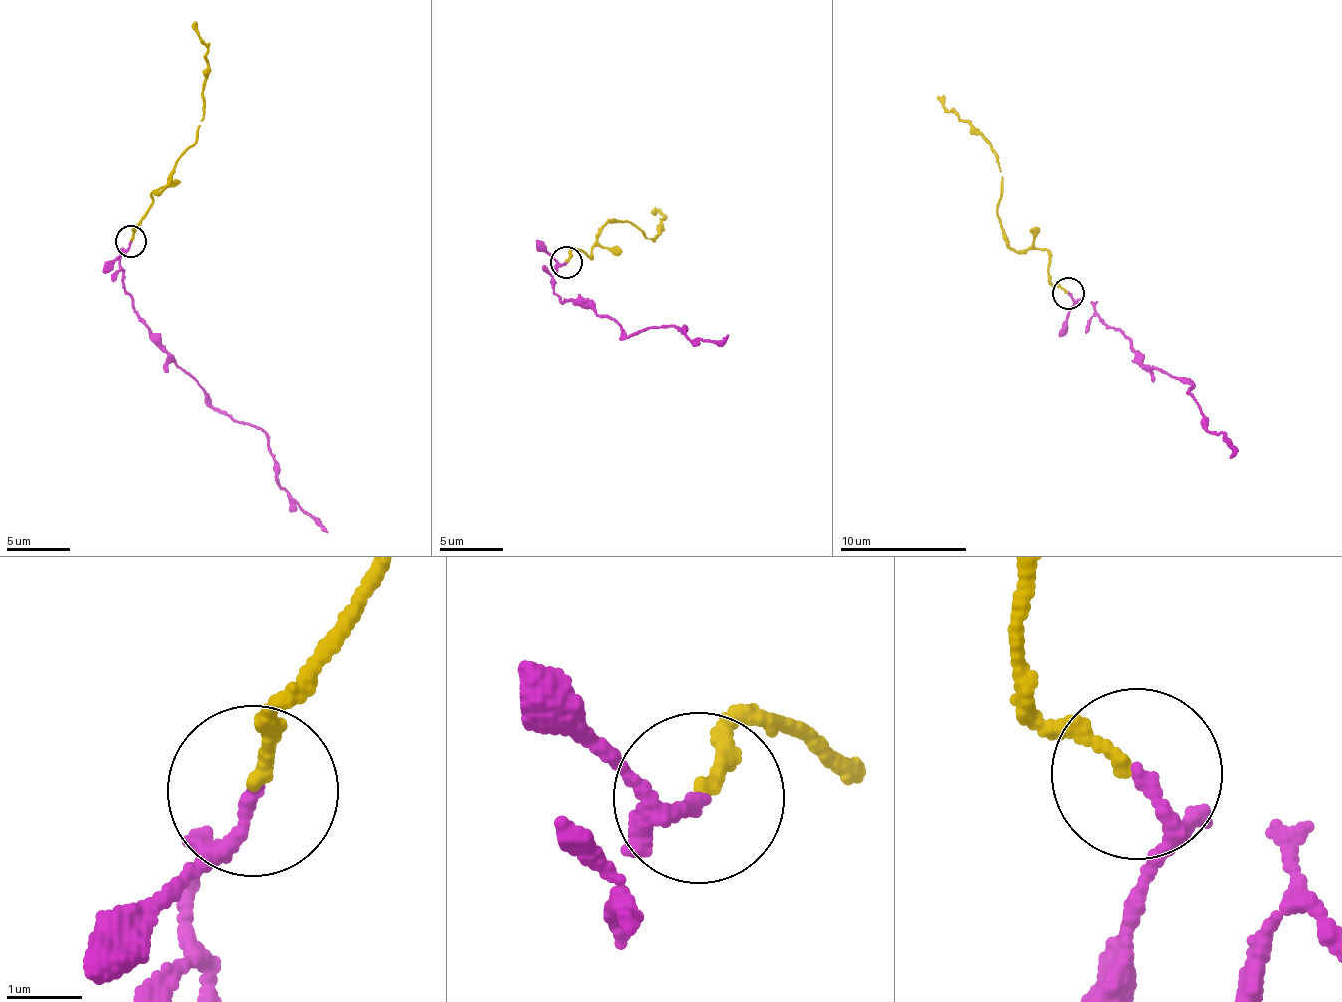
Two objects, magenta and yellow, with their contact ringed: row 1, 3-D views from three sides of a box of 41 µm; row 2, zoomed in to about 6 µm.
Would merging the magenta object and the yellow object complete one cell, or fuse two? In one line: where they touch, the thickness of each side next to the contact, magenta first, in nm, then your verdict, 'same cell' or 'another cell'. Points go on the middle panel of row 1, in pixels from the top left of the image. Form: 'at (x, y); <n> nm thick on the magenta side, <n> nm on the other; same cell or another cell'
at (566, 262); 130 nm thick on the magenta side, 170 nm on the other; same cell

